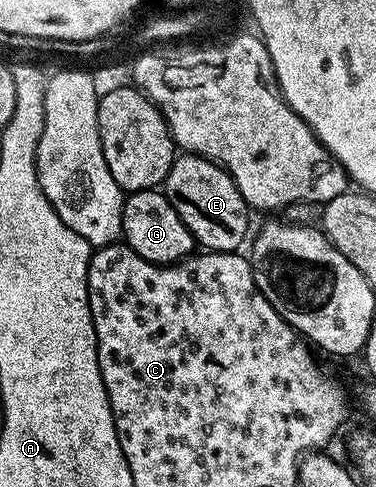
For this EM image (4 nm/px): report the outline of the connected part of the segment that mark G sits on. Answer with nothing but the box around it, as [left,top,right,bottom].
[122,189,196,265]

